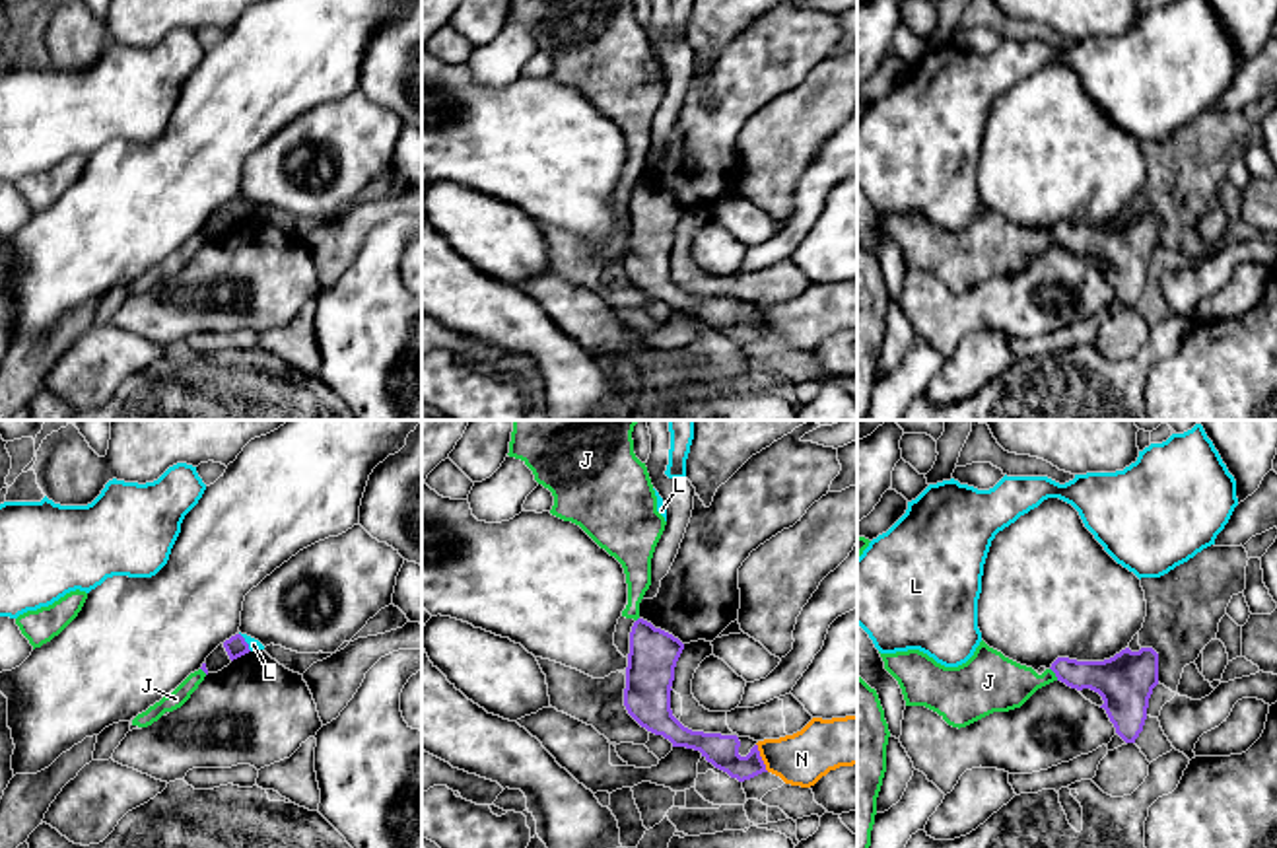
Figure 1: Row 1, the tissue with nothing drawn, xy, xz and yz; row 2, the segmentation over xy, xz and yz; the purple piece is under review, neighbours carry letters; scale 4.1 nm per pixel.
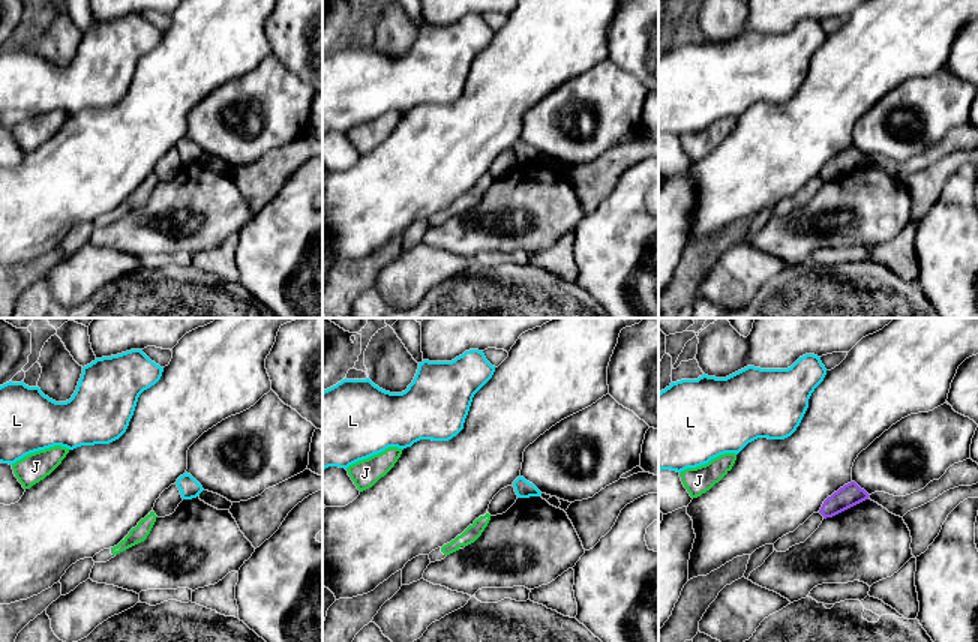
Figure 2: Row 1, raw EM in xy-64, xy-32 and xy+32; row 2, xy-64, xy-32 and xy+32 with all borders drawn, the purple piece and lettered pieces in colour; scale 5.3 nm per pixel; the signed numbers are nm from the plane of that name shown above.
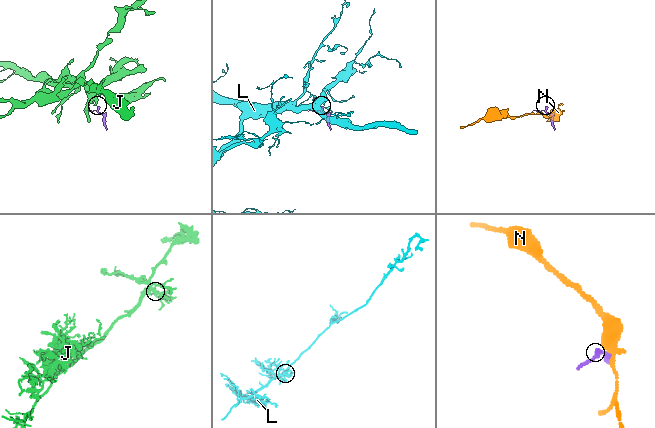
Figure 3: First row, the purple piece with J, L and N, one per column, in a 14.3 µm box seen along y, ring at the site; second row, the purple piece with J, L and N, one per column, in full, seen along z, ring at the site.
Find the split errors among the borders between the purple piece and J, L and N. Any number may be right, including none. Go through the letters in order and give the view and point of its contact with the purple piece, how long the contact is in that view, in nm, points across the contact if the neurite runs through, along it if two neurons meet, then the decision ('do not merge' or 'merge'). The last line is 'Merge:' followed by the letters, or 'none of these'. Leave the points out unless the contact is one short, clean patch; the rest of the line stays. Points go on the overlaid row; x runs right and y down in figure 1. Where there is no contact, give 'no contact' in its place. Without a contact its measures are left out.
J: yz (1054, 671) | 70 nm | along yz (1050, 668), (1058, 679) | do not merge
L: xy (245, 642) | 90 nm | along xy (240, 633), (251, 650) | do not merge
N: xz (760, 757) | 130 nm | along xz (757, 743), (768, 771) | do not merge
Merge: none of these

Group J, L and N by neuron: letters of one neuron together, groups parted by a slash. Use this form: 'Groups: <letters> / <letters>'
Groups: J / L / N

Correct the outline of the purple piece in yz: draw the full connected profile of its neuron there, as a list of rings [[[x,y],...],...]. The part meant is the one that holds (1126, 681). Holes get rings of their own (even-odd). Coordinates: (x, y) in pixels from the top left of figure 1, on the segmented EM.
[[[1153,648],[1122,650],[1104,661],[1057,657],[1050,667],[1071,689],[1090,689],[1104,700],[1116,733],[1135,743],[1147,720],[1149,698],[1158,685],[1158,654]]]

